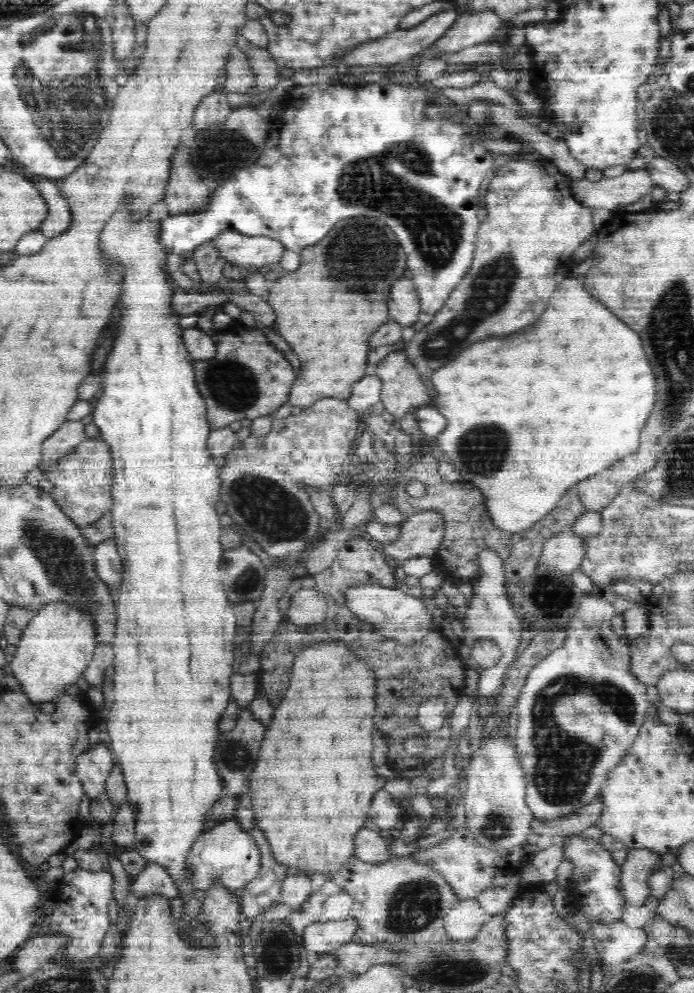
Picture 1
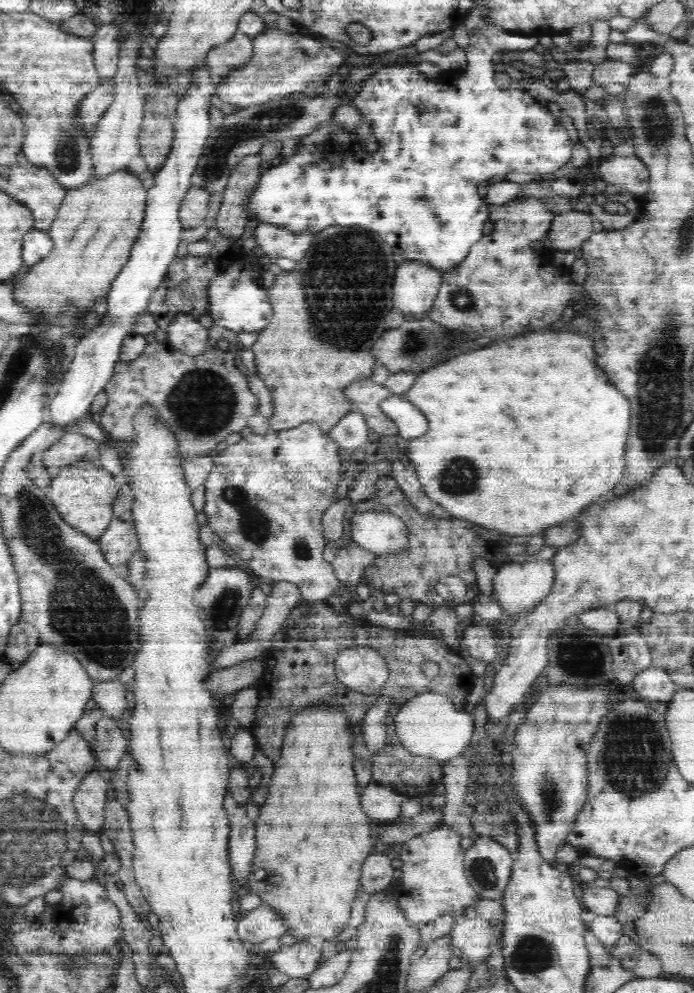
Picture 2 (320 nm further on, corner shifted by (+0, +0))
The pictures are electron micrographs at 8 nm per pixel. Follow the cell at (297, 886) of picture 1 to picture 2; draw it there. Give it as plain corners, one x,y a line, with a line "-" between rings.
263,904
259,908
243,912
241,919
237,921
237,934
247,946
286,935
287,928
283,914
279,914
274,907

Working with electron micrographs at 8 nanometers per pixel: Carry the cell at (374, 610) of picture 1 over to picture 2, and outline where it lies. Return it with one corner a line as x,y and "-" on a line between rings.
309,420
279,432
252,433
238,444
229,445
219,455
214,454
213,467
205,480
202,511
213,533
228,544
256,576
297,584
302,601
325,600
332,596
350,598
350,590
344,588
346,583
335,574
331,563
322,558
326,542
320,516
334,502
334,492
340,480
340,453
339,444
324,433
318,422

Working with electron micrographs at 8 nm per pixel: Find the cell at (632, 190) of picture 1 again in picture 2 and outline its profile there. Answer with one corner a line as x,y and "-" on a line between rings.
570,210
555,218
553,228
545,239
552,250
572,251
580,247
598,228
591,213

